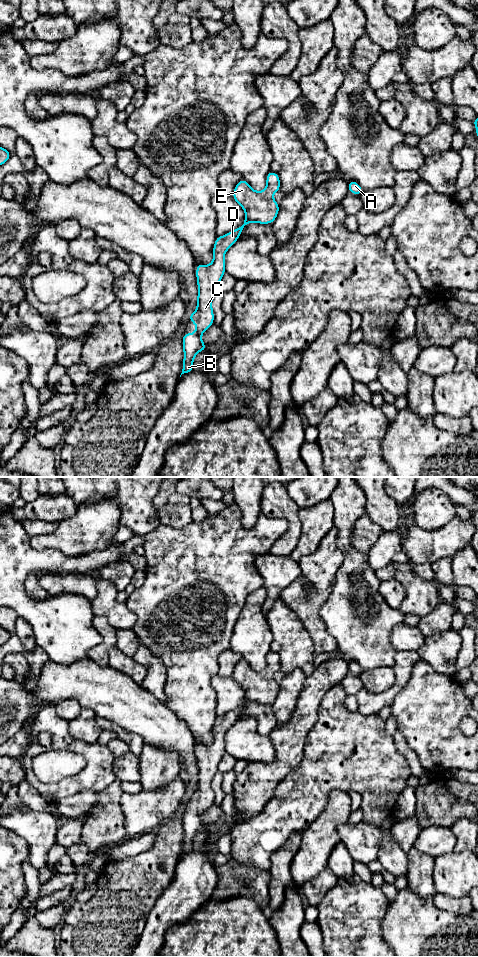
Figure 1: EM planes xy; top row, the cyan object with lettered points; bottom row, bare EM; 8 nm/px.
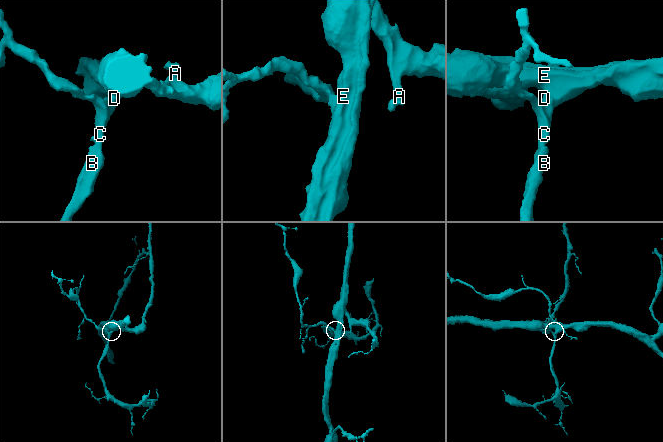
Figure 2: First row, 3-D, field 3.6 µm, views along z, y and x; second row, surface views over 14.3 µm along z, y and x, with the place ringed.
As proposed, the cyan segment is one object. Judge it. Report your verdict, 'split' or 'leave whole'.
leave whole

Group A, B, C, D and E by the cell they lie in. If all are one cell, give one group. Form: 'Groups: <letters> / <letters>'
Groups: A B C D E

